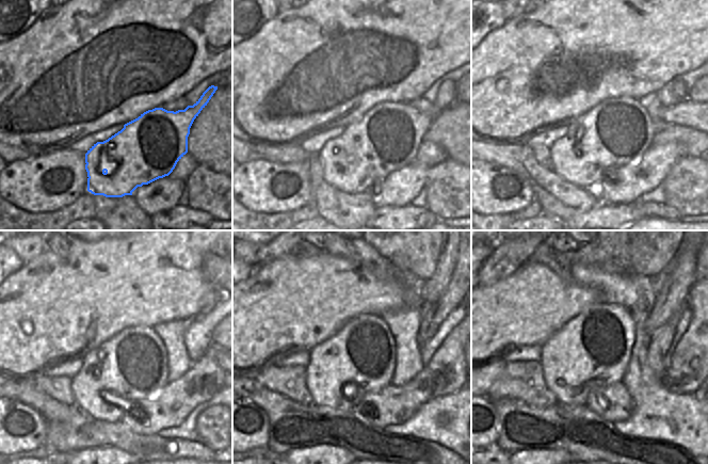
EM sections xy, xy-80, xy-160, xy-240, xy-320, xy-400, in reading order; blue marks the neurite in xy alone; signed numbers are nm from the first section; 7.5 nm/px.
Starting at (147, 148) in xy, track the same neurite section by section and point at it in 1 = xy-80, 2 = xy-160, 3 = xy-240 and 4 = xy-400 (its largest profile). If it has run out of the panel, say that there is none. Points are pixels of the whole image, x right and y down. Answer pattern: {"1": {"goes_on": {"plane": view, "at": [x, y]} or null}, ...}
{"1": {"goes_on": {"plane": "xy-80", "at": [387, 137]}}, "2": {"goes_on": {"plane": "xy-160", "at": [618, 130]}}, "3": {"goes_on": {"plane": "xy-240", "at": [132, 365]}}, "4": {"goes_on": {"plane": "xy-400", "at": [594, 348]}}}

